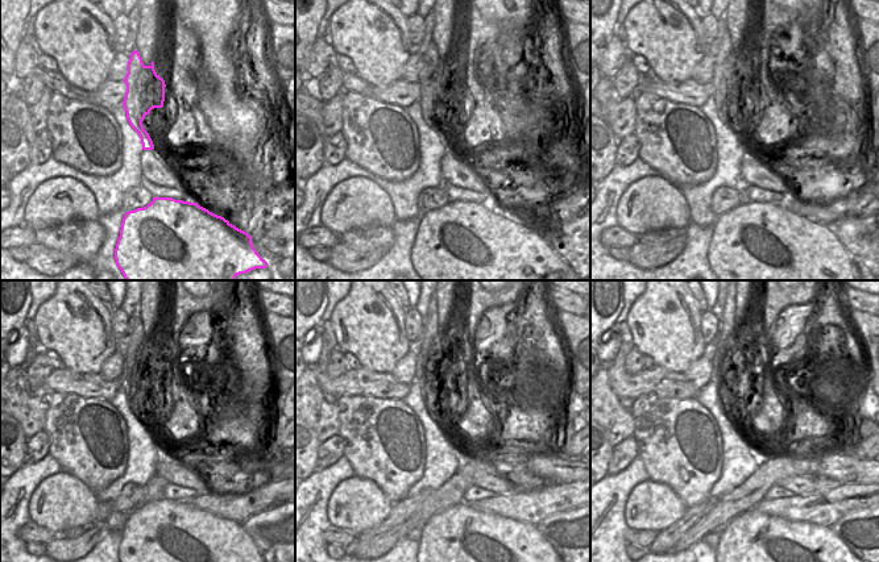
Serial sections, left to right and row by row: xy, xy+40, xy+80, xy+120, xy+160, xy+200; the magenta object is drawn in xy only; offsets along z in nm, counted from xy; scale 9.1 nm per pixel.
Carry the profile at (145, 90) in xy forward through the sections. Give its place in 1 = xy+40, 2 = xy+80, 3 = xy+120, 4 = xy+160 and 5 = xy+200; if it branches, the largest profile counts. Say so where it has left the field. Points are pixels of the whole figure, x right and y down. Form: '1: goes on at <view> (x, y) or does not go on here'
1: goes on at xy+40 (438, 92)
2: goes on at xy+80 (728, 95)
3: goes on at xy+120 (136, 394)
4: goes on at xy+160 (431, 331)
5: goes on at xy+200 (728, 325)

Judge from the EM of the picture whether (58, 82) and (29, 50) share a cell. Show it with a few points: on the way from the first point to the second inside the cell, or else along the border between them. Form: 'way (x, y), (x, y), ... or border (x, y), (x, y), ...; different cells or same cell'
way (49, 78), (29, 59); same cell

